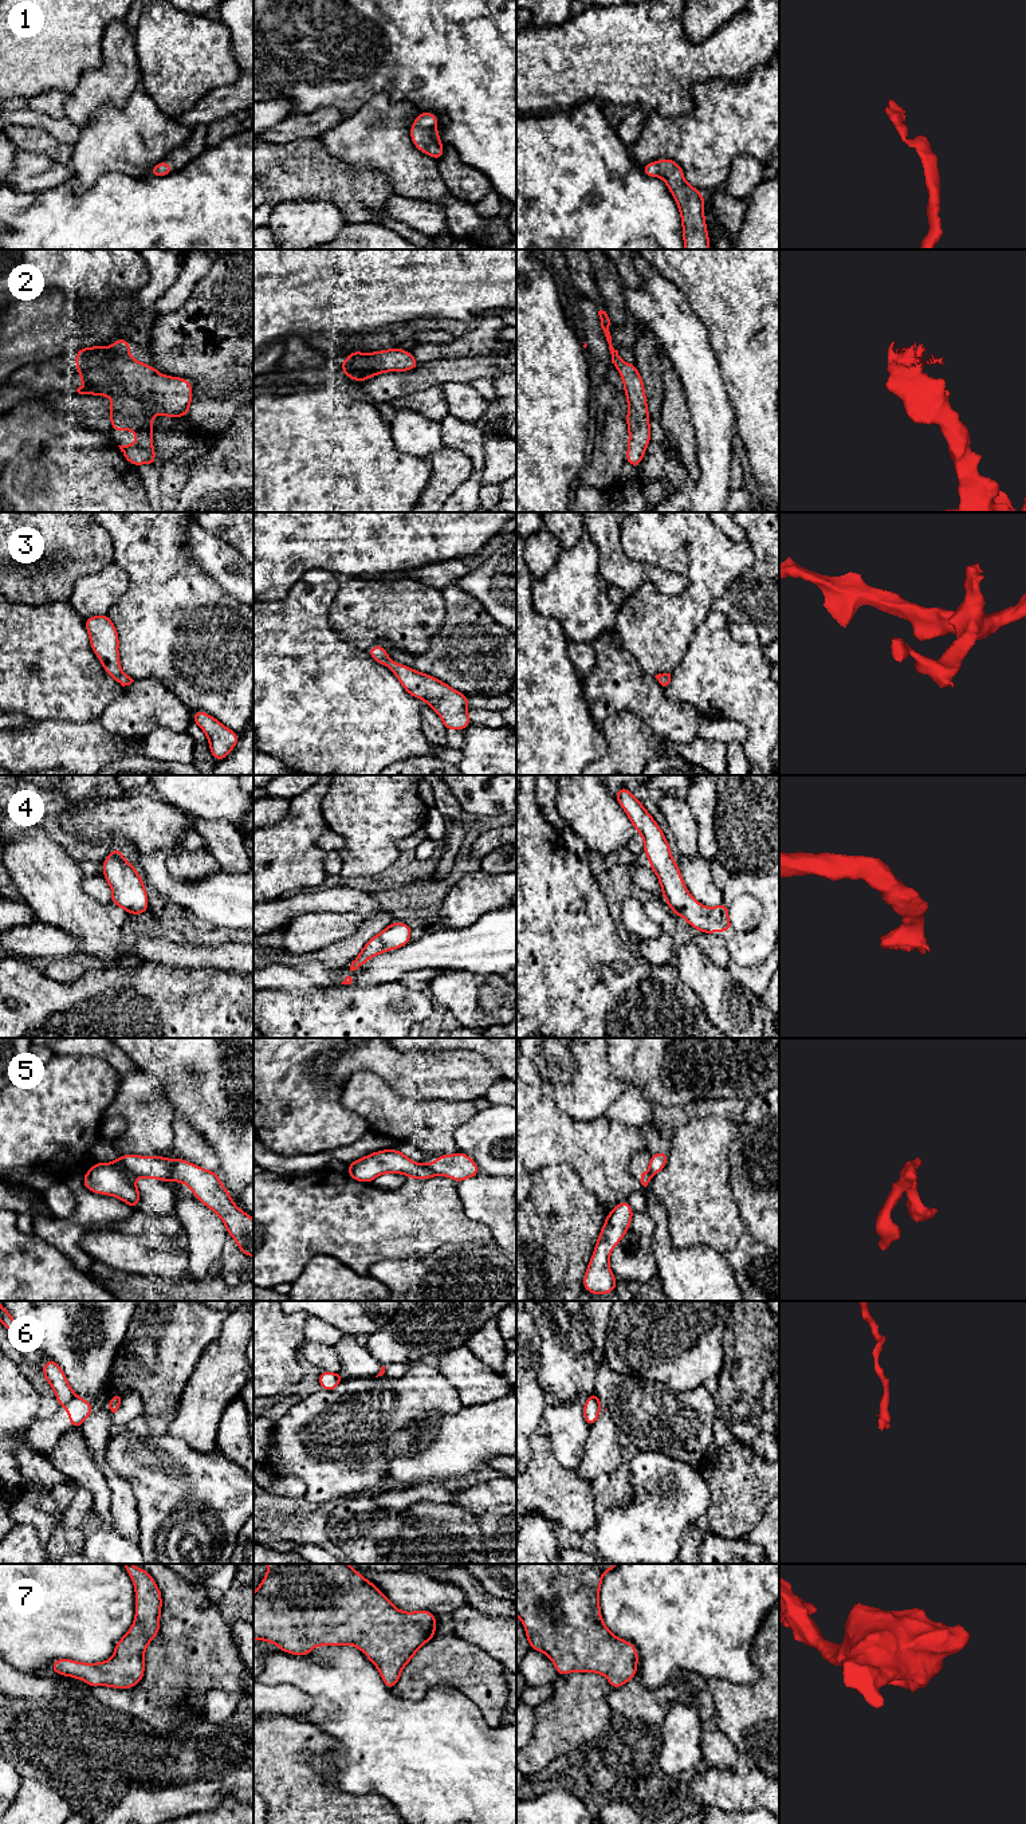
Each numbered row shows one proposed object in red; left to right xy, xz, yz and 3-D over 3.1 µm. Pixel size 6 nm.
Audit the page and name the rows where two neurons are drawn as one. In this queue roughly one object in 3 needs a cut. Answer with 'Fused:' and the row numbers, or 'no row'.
Fused: 5, 6

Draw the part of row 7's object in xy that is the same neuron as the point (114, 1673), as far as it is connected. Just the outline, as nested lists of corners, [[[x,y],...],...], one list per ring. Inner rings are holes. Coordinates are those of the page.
[[[133,1564],[122,1565],[130,1575],[135,1589],[133,1626],[115,1643],[115,1651],[110,1660],[80,1663],[72,1659],[56,1659],[51,1663],[55,1674],[82,1679],[90,1687],[131,1689],[141,1682],[145,1674],[145,1650],[160,1631],[162,1597],[150,1573]]]

